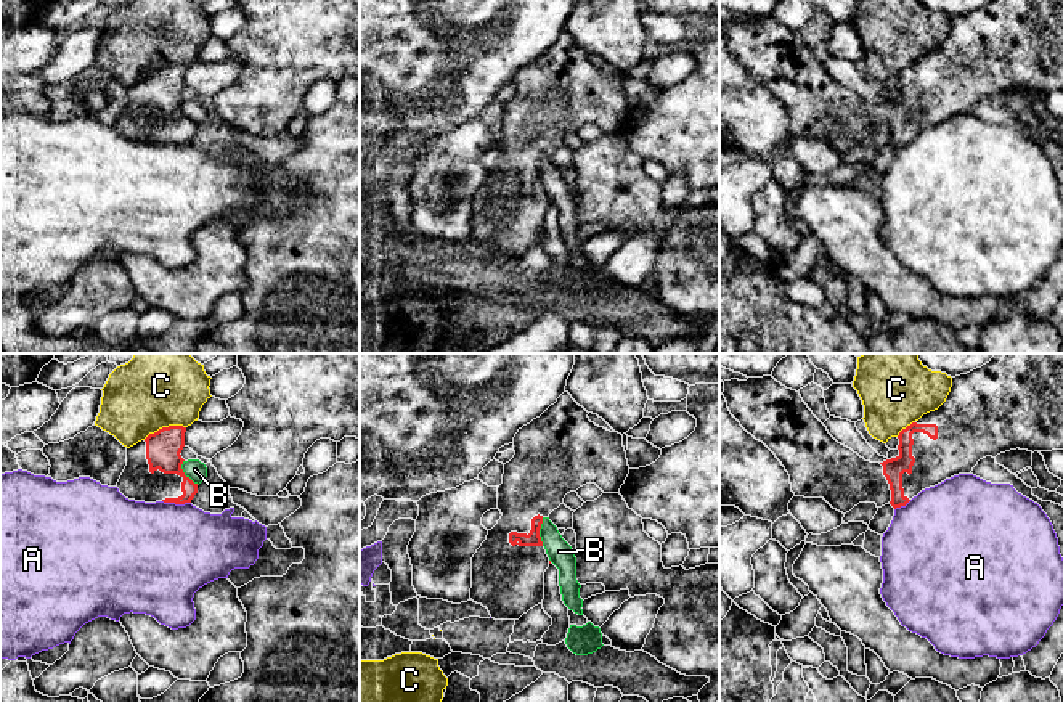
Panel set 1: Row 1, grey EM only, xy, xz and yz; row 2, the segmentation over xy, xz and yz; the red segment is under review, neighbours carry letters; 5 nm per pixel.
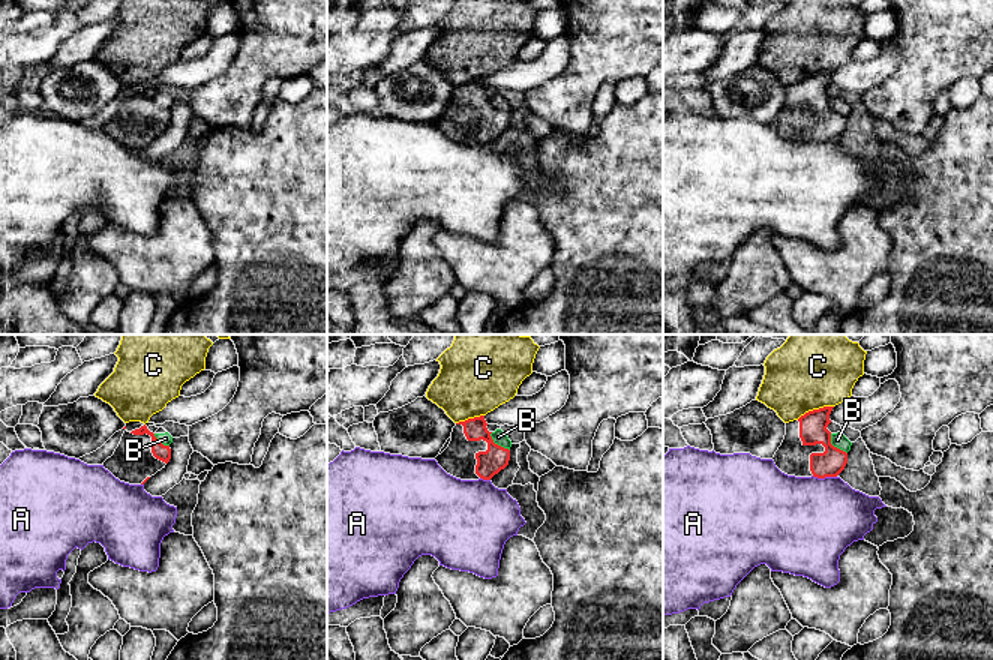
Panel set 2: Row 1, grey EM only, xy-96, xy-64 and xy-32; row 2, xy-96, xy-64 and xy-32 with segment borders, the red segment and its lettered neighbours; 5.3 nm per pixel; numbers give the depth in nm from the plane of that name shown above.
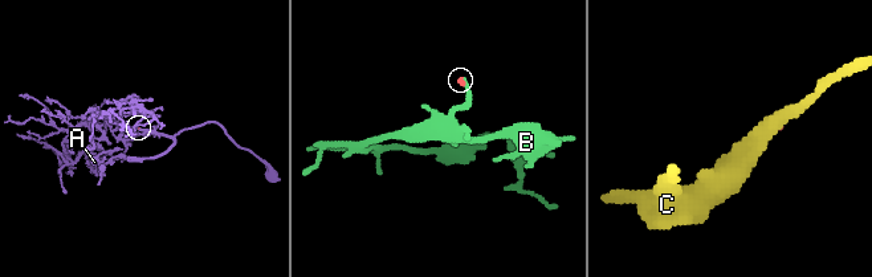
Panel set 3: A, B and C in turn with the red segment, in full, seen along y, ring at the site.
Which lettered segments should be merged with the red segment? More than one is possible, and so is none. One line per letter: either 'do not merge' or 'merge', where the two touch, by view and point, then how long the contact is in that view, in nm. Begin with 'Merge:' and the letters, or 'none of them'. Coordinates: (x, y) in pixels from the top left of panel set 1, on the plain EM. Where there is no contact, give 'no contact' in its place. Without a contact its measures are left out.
Merge: none of them
A: do not merge | xy (177, 143) | 140 nm
B: do not merge | xz (538, 172) | 140 nm
C: do not merge | xy (164, 68) | 220 nm

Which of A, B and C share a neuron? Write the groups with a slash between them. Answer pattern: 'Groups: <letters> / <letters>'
Groups: A / B / C

